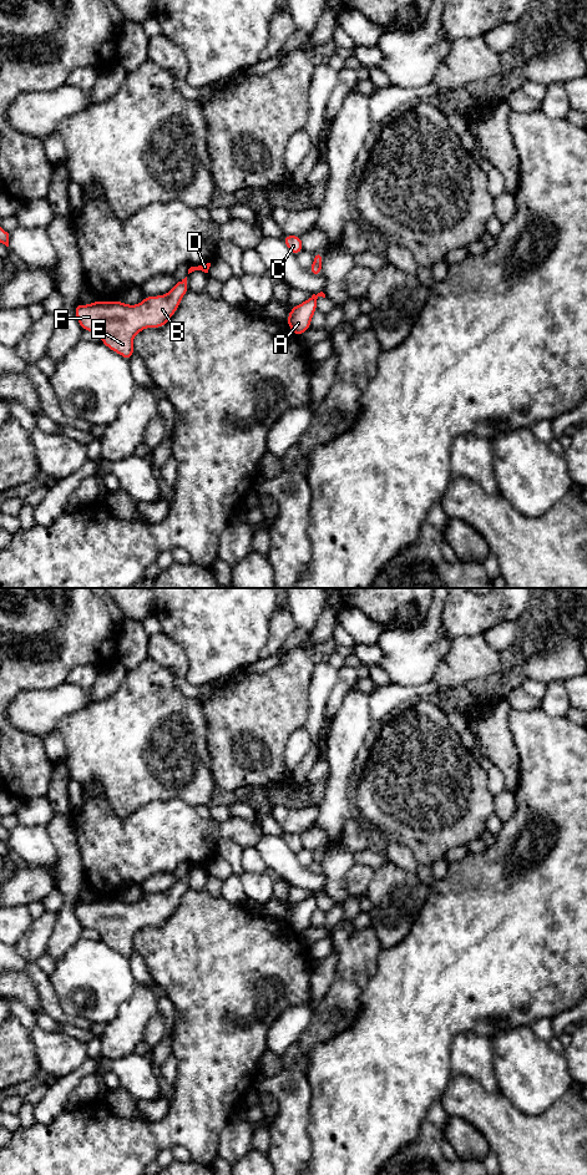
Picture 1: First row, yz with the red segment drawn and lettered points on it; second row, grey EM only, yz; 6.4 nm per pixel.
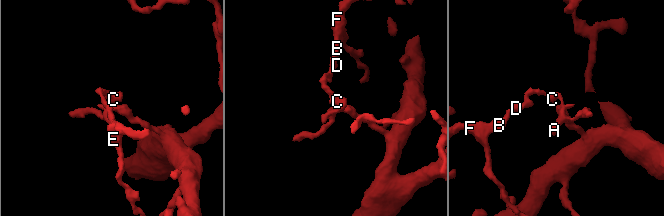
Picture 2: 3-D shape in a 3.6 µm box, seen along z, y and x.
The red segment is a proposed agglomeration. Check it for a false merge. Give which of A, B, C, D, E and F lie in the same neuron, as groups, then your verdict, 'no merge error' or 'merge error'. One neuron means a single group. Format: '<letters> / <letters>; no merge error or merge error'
A / B C D E F; merge error

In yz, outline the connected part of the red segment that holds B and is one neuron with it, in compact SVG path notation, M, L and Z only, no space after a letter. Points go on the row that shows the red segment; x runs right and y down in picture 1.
M186 277L166 295L145 297L137 305L118 300L76 304L75 315L82 330L95 331L108 349L130 361L135 353L133 336L146 328L165 326L187 292Z

